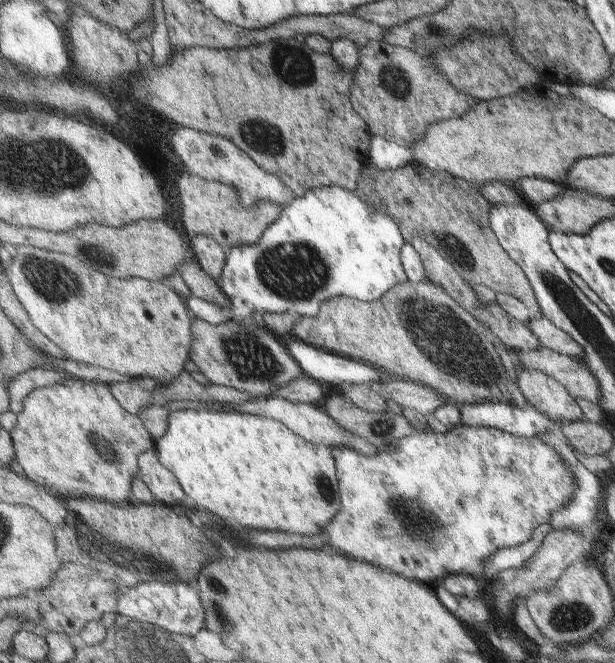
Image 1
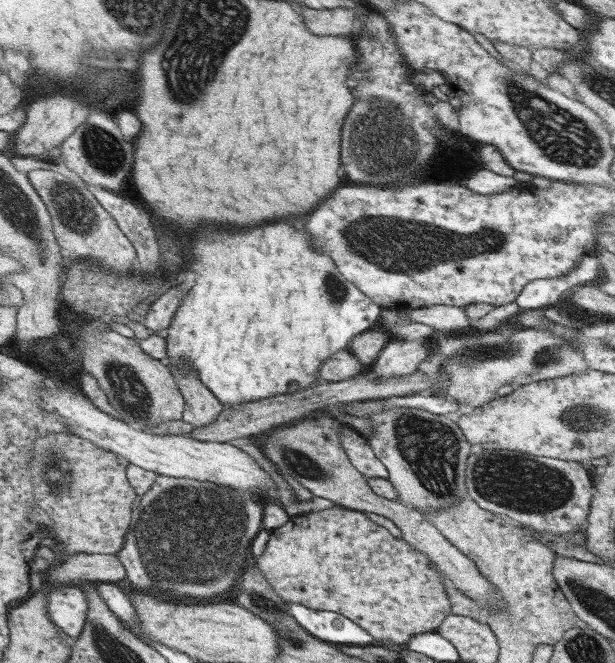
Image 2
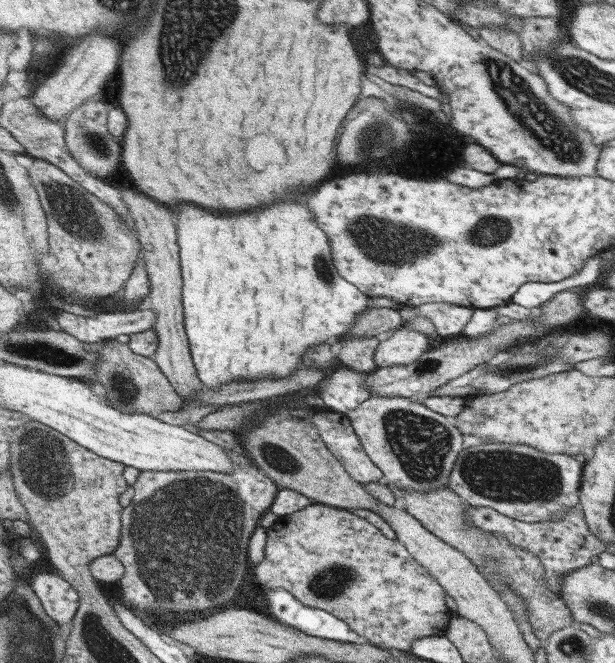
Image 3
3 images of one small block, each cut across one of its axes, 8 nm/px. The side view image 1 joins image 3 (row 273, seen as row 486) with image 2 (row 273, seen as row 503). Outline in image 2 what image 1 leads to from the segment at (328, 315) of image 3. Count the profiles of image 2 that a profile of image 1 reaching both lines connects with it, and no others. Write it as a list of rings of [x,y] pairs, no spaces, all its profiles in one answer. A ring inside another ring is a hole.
[[[291,220],[239,230],[205,226],[195,238],[199,240],[185,242],[185,270],[195,274],[195,286],[169,328],[169,362],[187,360],[225,406],[287,394],[289,386],[305,390],[321,384],[323,362],[339,350],[349,350],[353,338],[367,332],[379,316],[379,306],[347,280],[335,260],[317,246],[317,238],[295,228]]]

